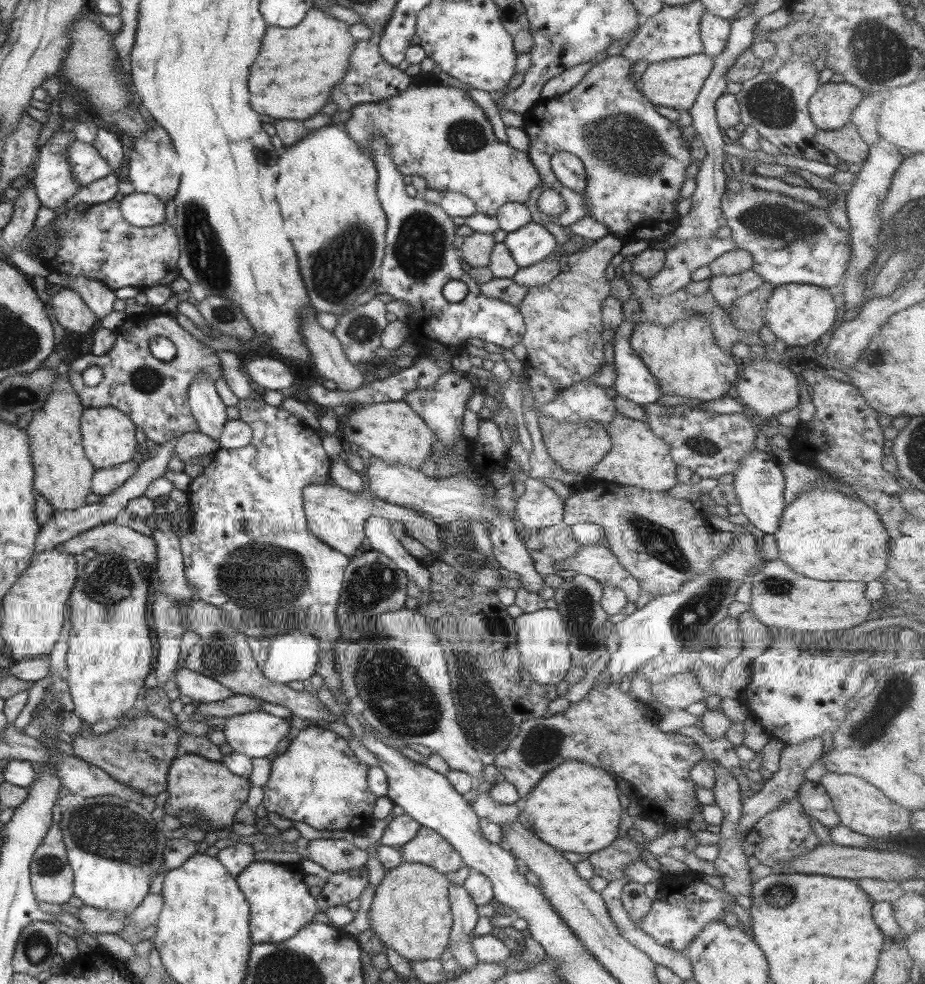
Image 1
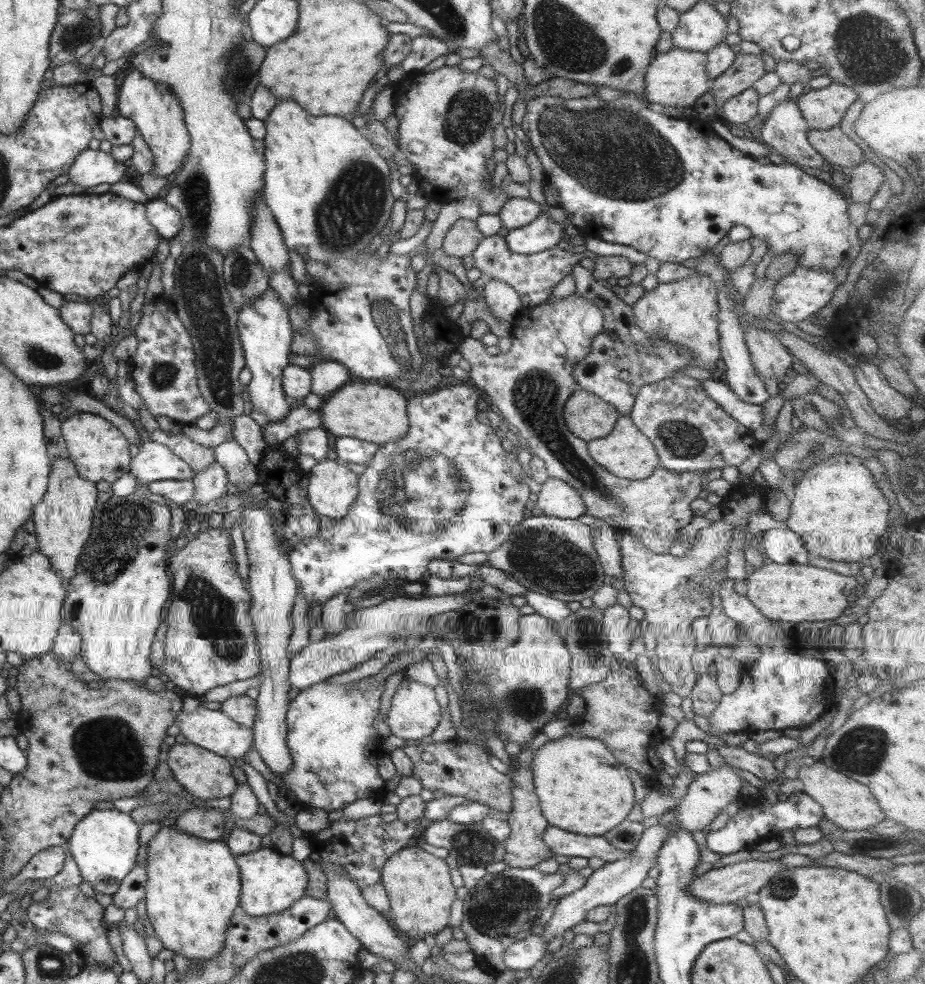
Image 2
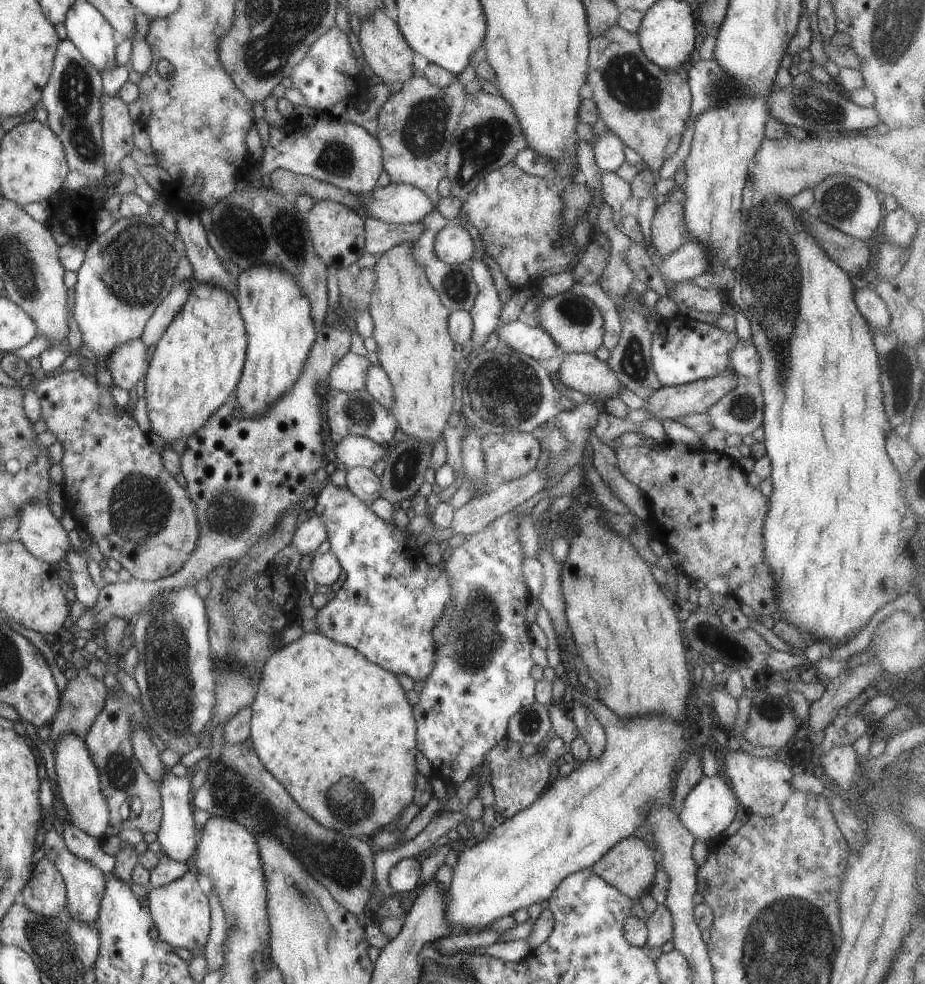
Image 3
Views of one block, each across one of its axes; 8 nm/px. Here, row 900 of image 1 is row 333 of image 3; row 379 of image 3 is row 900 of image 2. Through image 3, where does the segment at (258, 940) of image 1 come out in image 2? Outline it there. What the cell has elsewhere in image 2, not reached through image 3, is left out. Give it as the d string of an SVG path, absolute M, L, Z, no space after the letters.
M259 847L257 850L235 856L240 876L239 907L249 916L267 916L283 912L304 896L307 875L302 862L291 855L283 855L272 847Z

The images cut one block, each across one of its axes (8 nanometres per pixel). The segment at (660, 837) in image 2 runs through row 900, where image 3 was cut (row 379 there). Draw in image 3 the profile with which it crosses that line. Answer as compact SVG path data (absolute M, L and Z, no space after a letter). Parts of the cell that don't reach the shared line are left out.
M588 353L565 354L555 374L555 381L589 397L597 396L602 401L618 397L620 387L625 388L606 361Z

